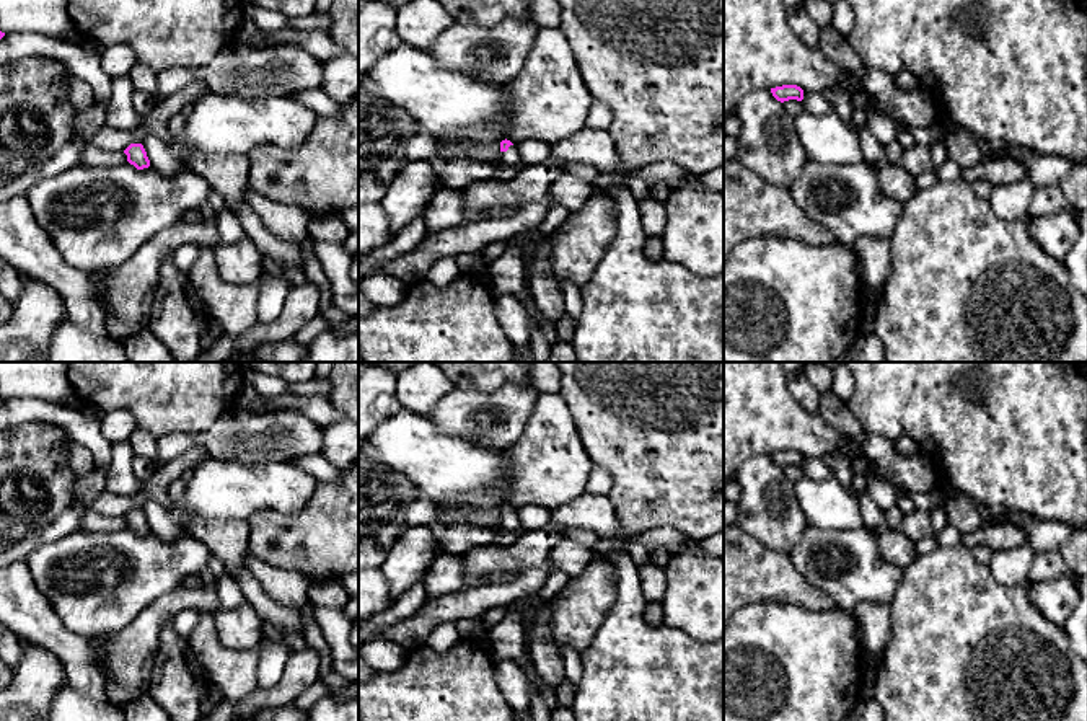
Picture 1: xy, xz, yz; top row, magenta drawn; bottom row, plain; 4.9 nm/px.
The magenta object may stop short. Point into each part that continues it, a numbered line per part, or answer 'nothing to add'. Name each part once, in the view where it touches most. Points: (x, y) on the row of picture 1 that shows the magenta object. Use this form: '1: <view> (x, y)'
1: xz (510, 163)

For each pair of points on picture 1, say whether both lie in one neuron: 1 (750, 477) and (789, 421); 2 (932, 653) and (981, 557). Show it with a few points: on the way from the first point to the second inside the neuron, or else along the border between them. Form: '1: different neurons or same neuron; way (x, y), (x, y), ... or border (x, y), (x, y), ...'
1: different neurons; border (770, 454), (755, 454), (740, 468)
2: different neurons; border (970, 550), (986, 566)

